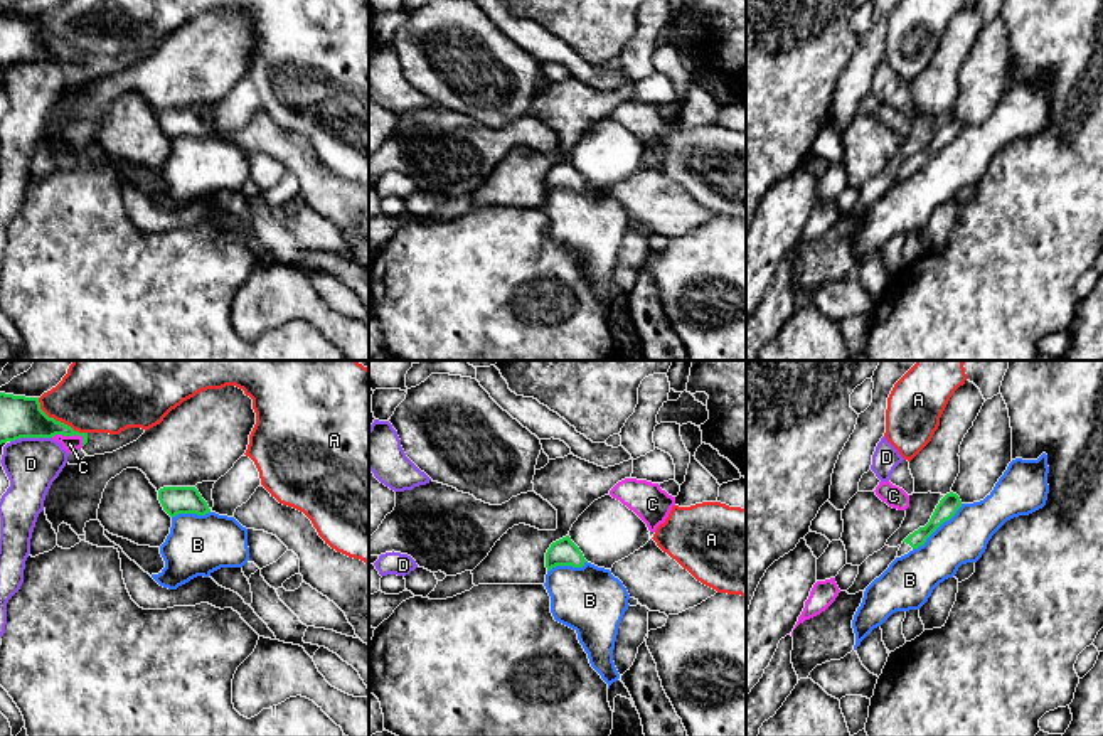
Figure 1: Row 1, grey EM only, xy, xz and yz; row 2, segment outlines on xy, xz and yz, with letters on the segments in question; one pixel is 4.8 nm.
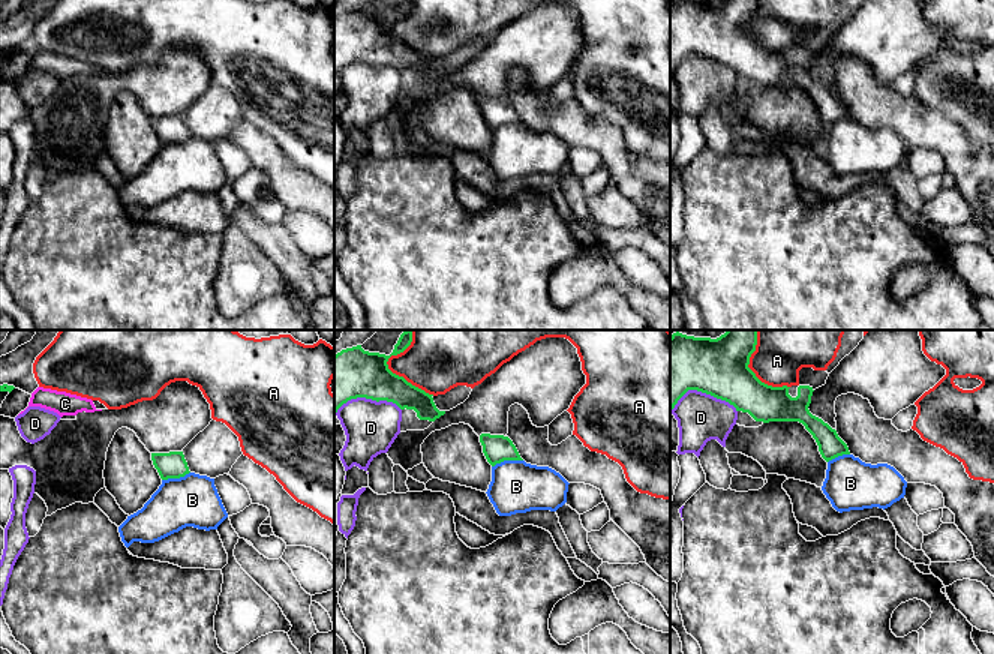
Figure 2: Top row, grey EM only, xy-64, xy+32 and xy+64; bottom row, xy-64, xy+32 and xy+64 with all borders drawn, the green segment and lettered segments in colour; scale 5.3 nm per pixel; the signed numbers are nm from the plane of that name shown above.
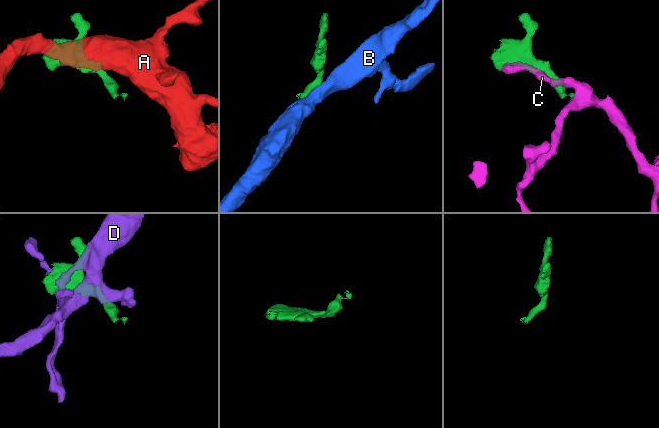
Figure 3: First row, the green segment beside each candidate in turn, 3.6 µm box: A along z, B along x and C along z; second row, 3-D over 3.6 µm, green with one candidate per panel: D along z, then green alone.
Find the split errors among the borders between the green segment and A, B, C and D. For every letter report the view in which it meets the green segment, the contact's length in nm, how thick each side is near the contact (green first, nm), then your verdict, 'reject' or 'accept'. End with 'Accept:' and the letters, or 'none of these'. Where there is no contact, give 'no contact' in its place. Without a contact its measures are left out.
A: meets green in xy; contact 300 nm long; 200 nm thick on the green side, 280 nm on the other; reject
B: meets green in yz; contact 320 nm long; 90 nm thick on the green side, 220 nm on the other; reject
C: meets green in xy; contact 170 nm long; 200 nm thick on the green side, 80 nm on the other; reject
D: meets green in xy; contact 200 nm long; 200 nm thick on the green side, 260 nm on the other; reject
Accept: none of these

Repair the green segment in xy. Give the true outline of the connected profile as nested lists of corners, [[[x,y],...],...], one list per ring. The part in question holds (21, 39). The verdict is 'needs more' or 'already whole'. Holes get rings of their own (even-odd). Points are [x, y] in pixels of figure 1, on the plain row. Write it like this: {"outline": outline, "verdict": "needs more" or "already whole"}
{"outline": [[[0,15],[0,67],[20,61],[52,61],[81,59],[83,69],[88,66],[88,56],[74,54],[71,49],[49,40],[42,32],[39,20],[25,20]]], "verdict": "already whole"}

